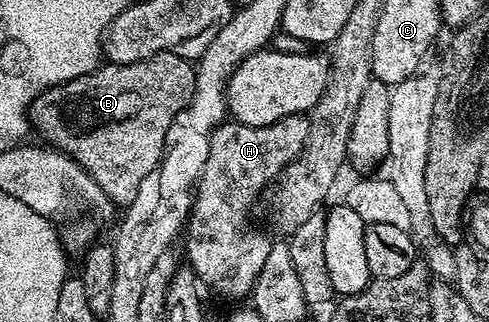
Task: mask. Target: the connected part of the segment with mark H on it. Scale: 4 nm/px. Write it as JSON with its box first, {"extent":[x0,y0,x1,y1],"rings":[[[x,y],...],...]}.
{"extent":[184,113,310,303],"rings":[[[297,113],[296,115],[288,115],[284,119],[280,119],[276,123],[271,125],[265,125],[264,127],[248,127],[247,125],[241,125],[240,122],[227,119],[222,122],[221,125],[216,127],[216,131],[212,131],[212,139],[210,140],[210,146],[208,147],[208,163],[204,163],[204,171],[200,175],[198,180],[198,187],[194,191],[194,206],[190,209],[190,216],[188,218],[188,224],[184,229],[184,237],[186,233],[186,257],[188,260],[189,268],[193,269],[194,276],[198,278],[199,282],[203,286],[206,285],[214,293],[219,293],[222,297],[227,297],[230,303],[238,303],[241,297],[249,298],[254,291],[254,284],[256,279],[260,275],[260,271],[264,267],[264,259],[268,259],[268,251],[272,244],[271,238],[266,238],[264,234],[258,229],[246,229],[246,224],[250,221],[250,208],[258,201],[258,196],[267,192],[268,186],[277,181],[278,177],[285,171],[285,169],[293,163],[297,157],[302,153],[302,148],[306,146],[306,140],[310,134],[310,119],[307,114]]]}

